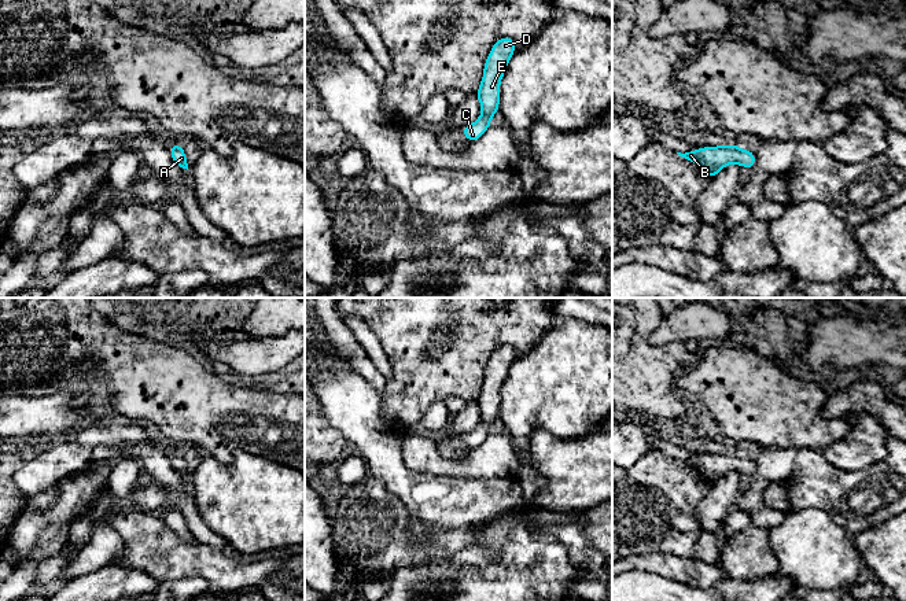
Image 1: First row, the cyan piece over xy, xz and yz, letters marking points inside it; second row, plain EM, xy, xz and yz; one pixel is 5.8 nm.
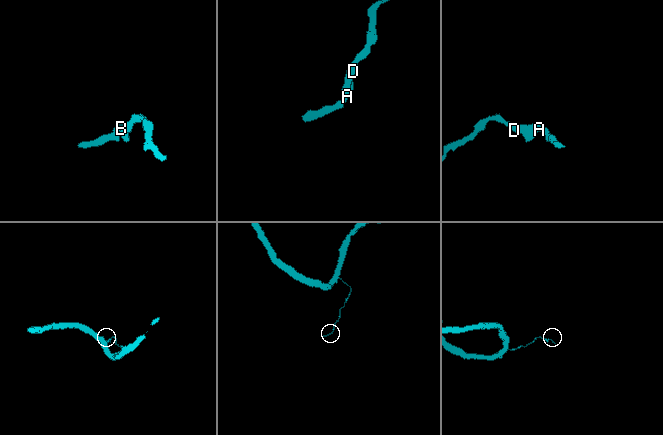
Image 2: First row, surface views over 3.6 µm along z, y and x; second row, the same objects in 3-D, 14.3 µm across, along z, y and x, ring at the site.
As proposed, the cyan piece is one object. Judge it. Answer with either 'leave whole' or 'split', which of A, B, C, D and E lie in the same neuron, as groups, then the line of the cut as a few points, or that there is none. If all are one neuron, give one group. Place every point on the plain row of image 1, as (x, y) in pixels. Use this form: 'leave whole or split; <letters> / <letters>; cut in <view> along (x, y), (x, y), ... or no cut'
leave whole; A B C D E; no cut

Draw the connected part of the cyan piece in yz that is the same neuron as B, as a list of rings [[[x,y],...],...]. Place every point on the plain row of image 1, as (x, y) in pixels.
[[[736,451],[701,454],[685,461],[677,460],[689,469],[696,469],[697,473],[710,484],[715,484],[726,472],[740,472],[741,475],[755,475],[755,460],[743,457]]]

